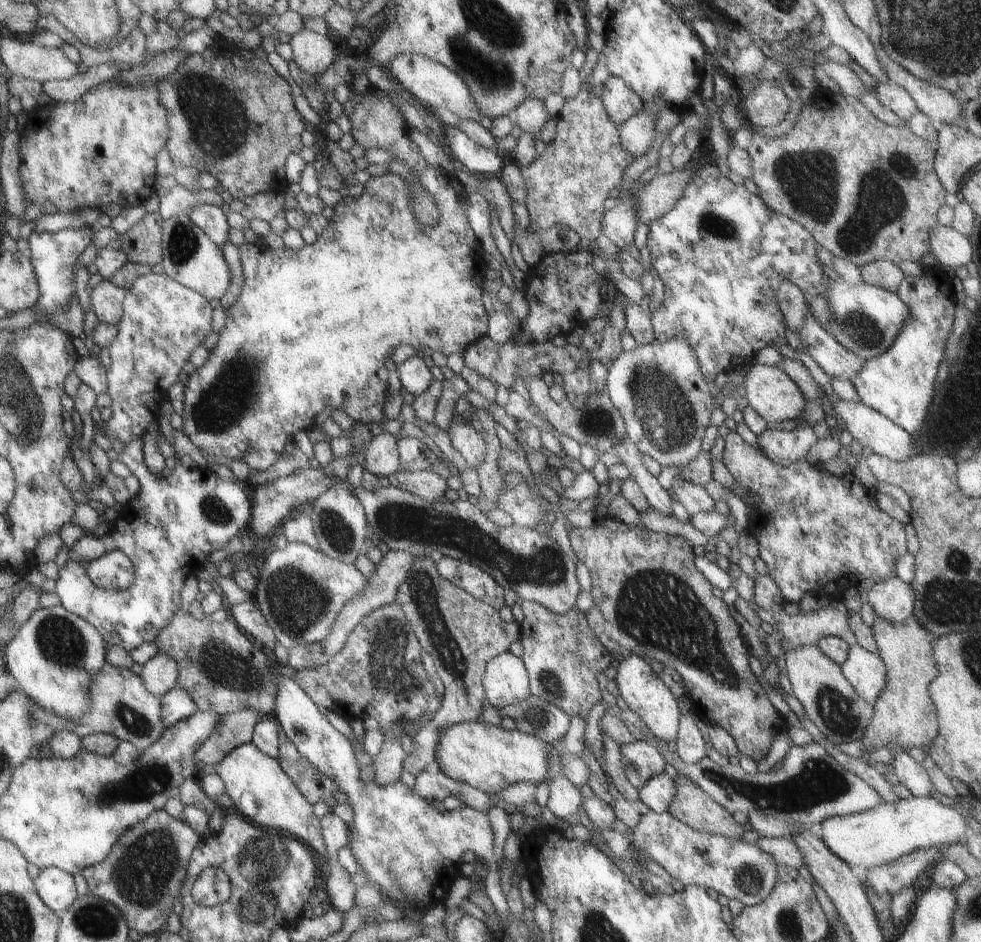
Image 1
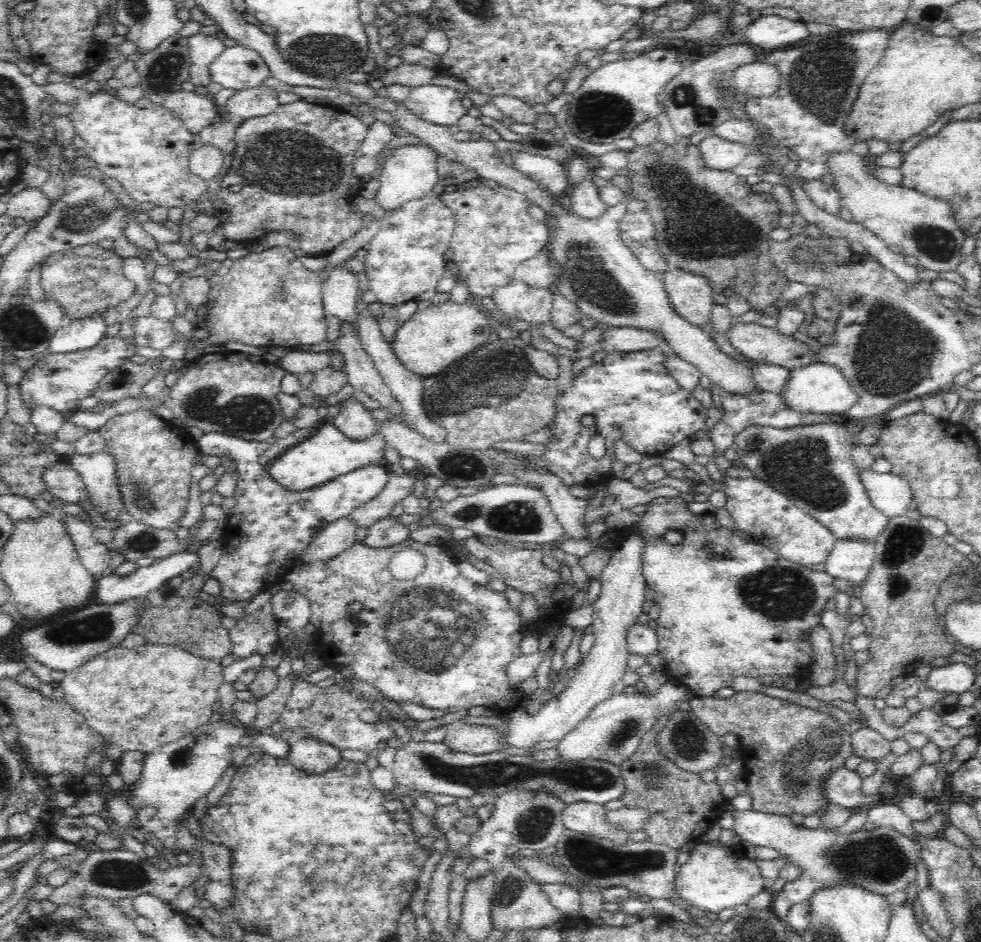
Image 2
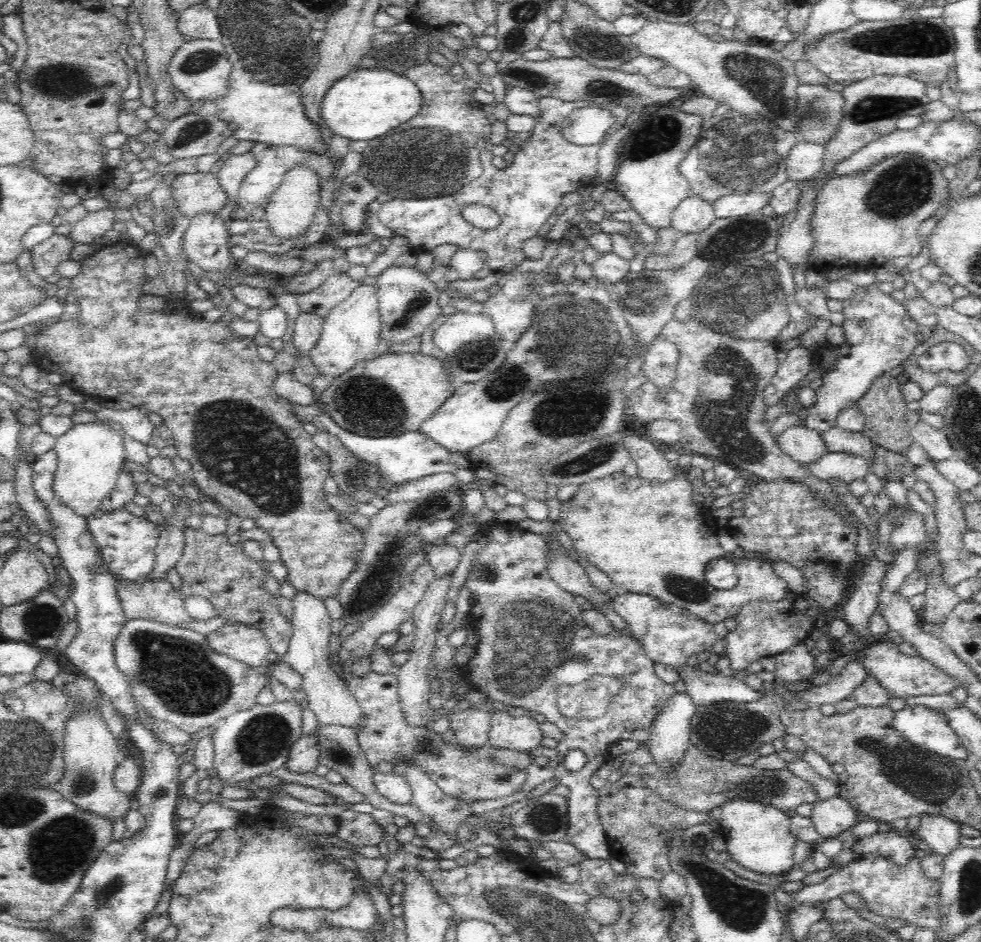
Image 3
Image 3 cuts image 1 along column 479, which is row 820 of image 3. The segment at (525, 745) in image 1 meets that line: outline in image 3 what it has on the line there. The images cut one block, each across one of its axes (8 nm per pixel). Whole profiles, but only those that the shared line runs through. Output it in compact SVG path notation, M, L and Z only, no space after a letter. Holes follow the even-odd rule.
M734 798L718 808L718 824L720 836L726 838L726 852L740 866L758 874L788 874L792 870L794 846L798 840L792 836L790 814L778 810L778 806Z

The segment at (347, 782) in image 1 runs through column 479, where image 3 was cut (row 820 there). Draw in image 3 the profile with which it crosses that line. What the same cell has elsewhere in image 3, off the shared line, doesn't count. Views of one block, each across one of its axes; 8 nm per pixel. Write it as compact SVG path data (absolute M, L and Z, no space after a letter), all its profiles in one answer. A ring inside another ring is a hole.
M842 794L836 798L822 798L814 802L812 824L822 840L838 838L846 830L854 828L862 820L862 814Z

